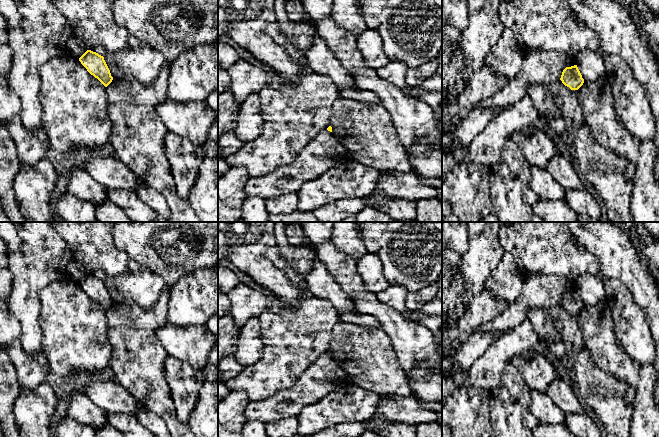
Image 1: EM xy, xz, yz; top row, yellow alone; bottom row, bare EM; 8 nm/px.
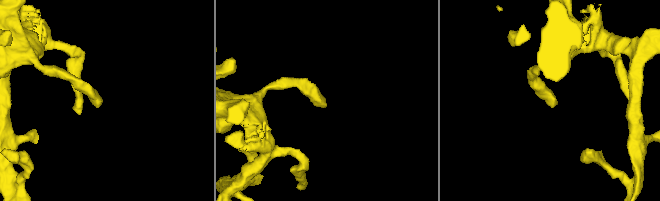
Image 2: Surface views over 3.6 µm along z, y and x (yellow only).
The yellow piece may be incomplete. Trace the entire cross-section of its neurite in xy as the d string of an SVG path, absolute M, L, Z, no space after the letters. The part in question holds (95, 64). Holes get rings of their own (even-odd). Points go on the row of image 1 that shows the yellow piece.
M87 50L79 61L87 69L87 71L97 78L105 87L113 80L110 70L104 60L104 57L96 52Z

